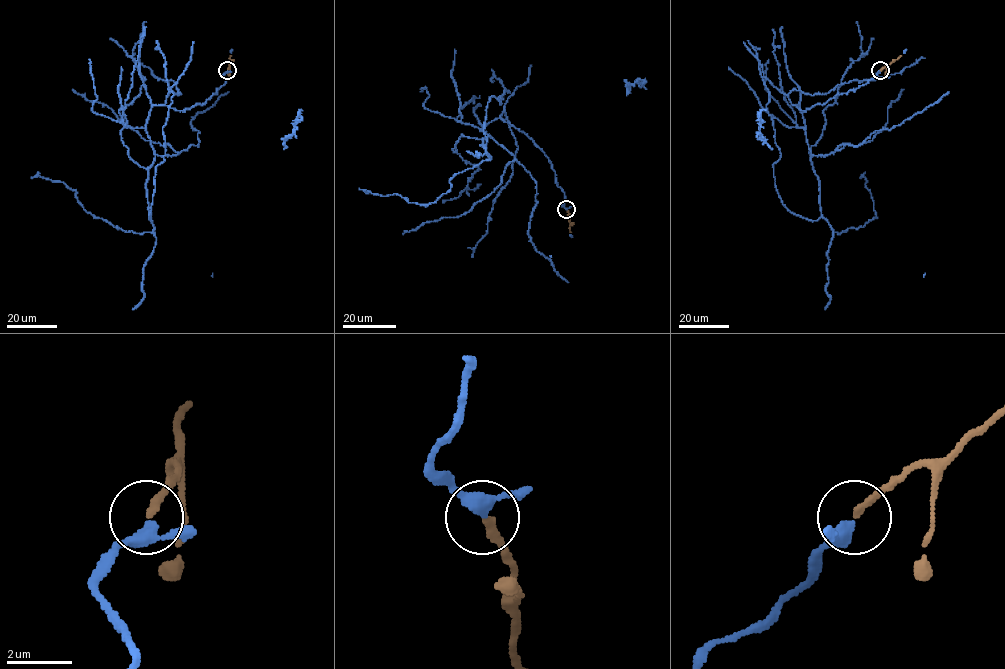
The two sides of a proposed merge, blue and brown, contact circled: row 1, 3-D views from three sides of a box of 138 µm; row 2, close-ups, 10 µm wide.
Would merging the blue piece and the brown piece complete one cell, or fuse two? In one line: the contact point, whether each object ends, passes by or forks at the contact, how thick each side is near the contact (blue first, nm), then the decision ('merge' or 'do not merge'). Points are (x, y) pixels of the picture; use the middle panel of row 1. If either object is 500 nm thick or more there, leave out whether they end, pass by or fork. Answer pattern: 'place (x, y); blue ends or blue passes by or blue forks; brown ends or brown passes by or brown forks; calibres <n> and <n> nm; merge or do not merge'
place (566, 209); blue passes by; brown ends; calibres 320 and 200 nm; merge

